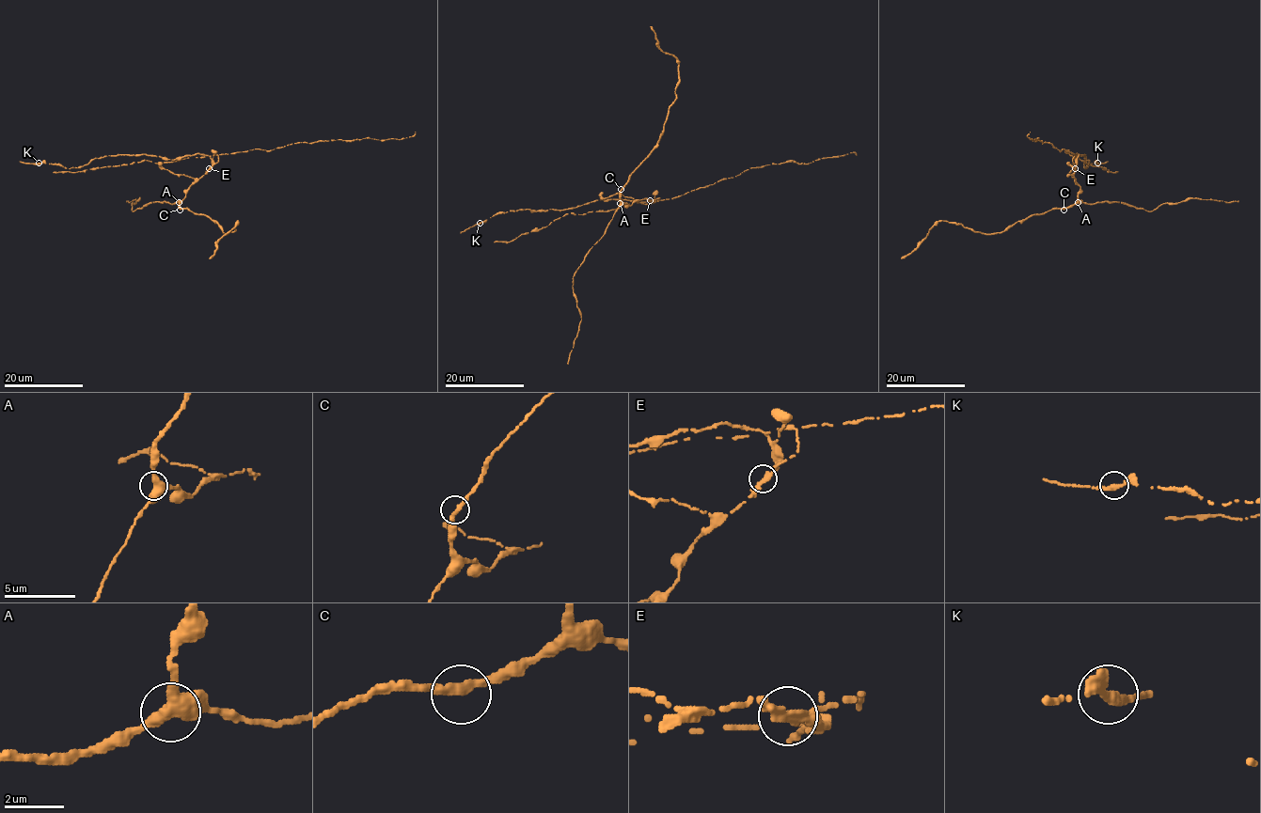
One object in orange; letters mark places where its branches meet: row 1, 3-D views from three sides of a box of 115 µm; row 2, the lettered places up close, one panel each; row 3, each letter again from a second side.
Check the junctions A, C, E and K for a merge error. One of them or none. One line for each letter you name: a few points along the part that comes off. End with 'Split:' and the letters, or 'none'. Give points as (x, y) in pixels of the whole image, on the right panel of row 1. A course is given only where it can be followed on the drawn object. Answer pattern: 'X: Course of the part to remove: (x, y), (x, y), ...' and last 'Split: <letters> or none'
E: Course of the part to remove: (1076, 169), (1073, 153), (1035, 140), (1038, 137), (1030, 139), (1030, 132)
Split: E

